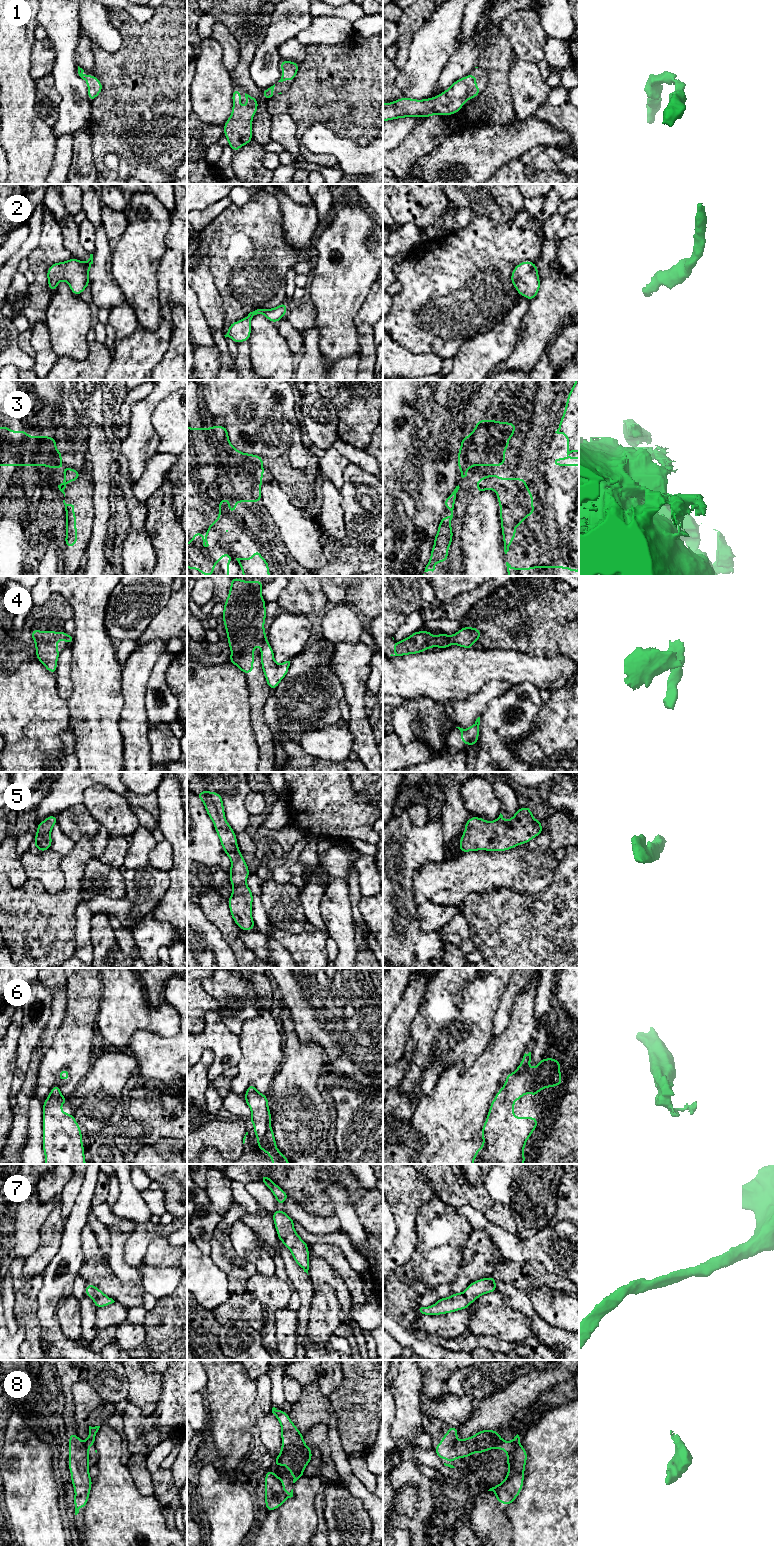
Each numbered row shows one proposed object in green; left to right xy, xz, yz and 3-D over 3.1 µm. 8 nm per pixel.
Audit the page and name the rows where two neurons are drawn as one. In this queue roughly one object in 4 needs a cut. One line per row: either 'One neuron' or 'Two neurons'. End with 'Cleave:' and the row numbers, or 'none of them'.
1: One neuron
2: One neuron
3: Two neurons
4: Two neurons
5: One neuron
6: One neuron
7: One neuron
8: Two neurons
Cleave: 3, 4, 8

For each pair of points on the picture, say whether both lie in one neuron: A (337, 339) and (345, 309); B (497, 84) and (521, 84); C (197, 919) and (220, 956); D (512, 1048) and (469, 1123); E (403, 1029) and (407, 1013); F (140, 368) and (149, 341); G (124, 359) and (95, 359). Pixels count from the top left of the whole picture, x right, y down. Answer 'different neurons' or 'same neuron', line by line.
A: same neuron
B: different neurons
C: same neuron
D: same neuron
E: same neuron
F: same neuron
G: different neurons

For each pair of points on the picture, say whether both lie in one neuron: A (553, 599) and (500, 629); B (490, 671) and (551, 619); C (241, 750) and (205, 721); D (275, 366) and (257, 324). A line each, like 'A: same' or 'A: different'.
A: same
B: different
C: same
D: same

